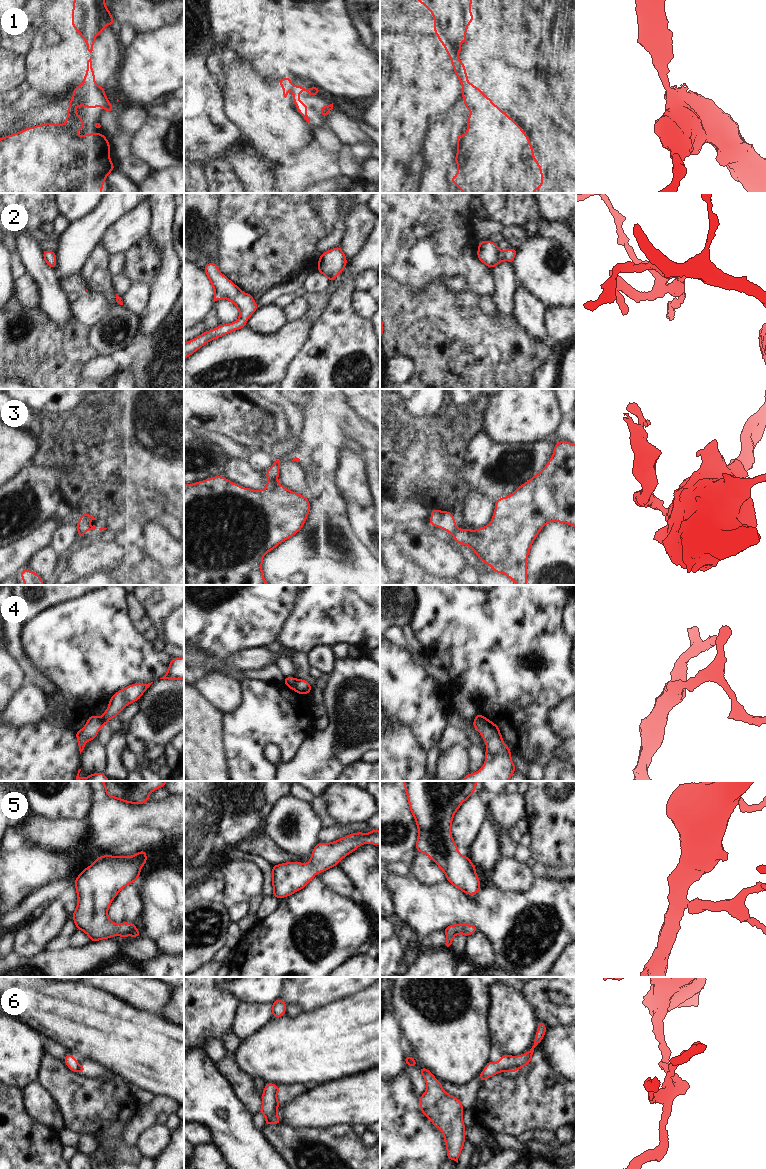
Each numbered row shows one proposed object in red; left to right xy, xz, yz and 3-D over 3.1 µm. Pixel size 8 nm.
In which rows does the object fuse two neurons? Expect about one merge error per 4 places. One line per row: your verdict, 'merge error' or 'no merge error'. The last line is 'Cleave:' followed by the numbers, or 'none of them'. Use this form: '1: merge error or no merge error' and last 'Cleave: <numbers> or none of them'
1: no merge error
2: no merge error
3: merge error
4: merge error
5: no merge error
6: no merge error
Cleave: 3, 4

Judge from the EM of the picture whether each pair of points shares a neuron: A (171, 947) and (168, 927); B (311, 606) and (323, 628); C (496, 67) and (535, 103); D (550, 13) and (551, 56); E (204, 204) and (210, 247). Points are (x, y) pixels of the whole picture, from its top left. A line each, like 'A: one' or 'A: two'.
A: one
B: one
C: one
D: one
E: one

